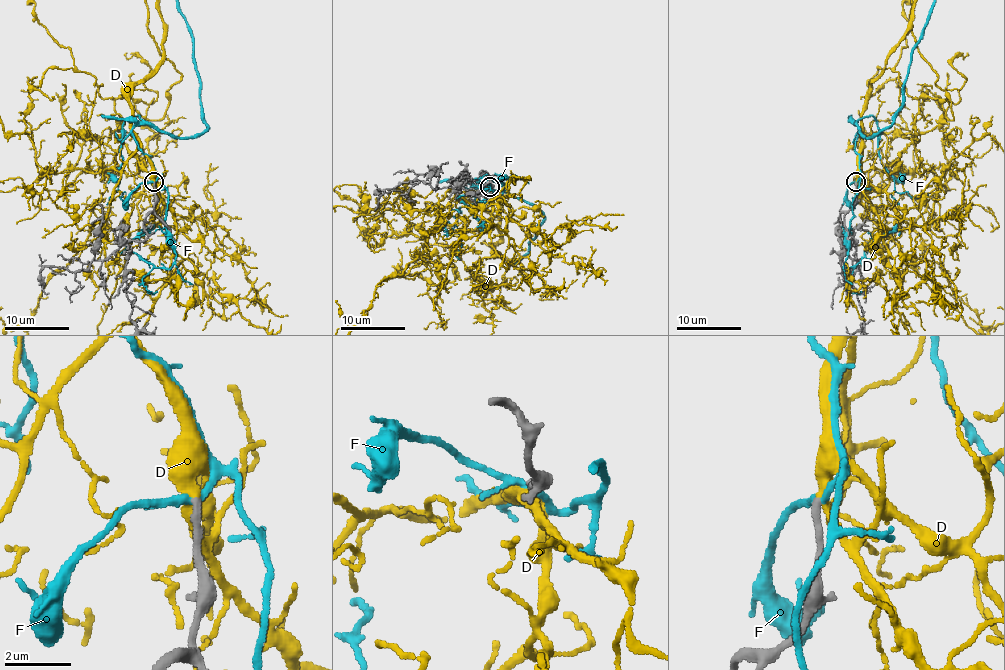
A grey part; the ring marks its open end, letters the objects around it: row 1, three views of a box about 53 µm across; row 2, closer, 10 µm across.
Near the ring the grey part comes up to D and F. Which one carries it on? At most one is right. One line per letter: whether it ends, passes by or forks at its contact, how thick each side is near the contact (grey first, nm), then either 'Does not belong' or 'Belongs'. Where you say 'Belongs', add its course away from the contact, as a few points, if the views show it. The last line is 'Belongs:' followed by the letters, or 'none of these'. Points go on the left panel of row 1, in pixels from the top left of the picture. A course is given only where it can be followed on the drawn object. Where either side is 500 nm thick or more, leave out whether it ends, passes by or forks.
D: It passes by. Thickness 240 nm (grey) against 320 nm. Belongs
F: It forks there. Thickness 240 nm (grey) against 160 nm. Does not belong
Belongs: D

